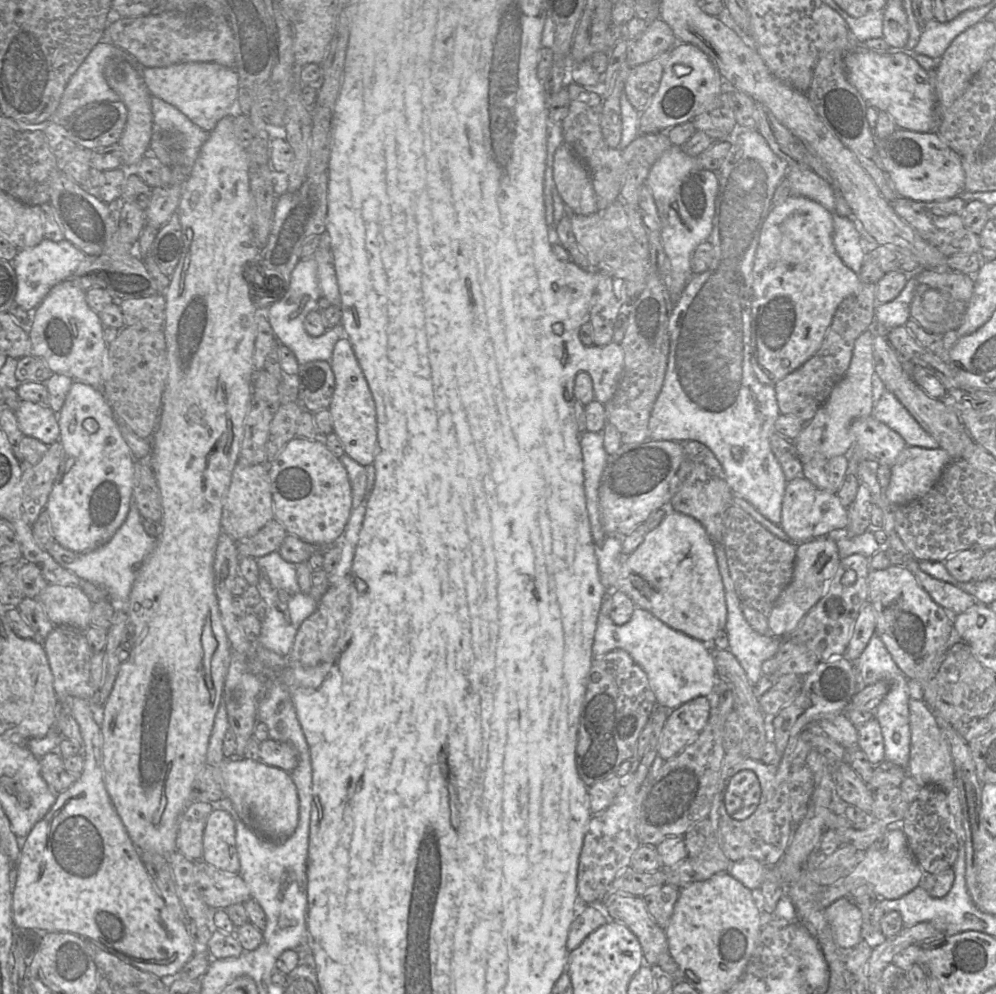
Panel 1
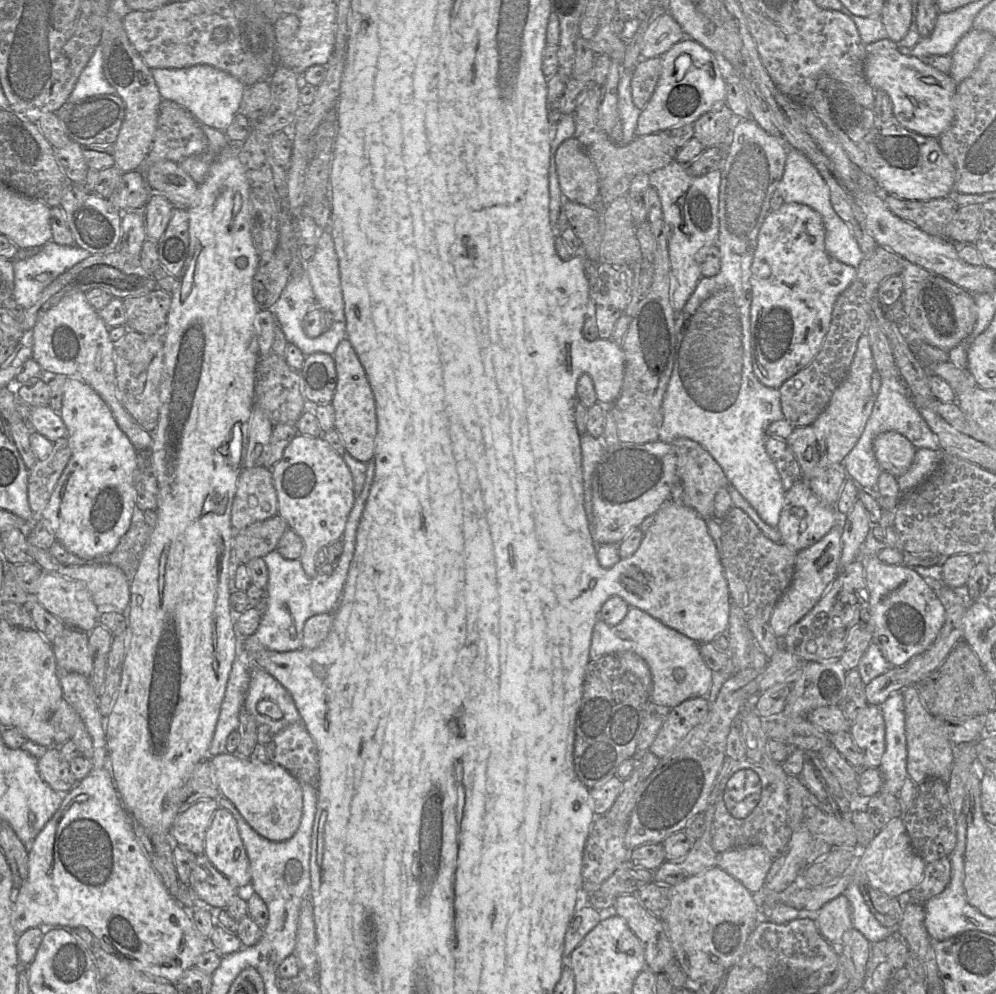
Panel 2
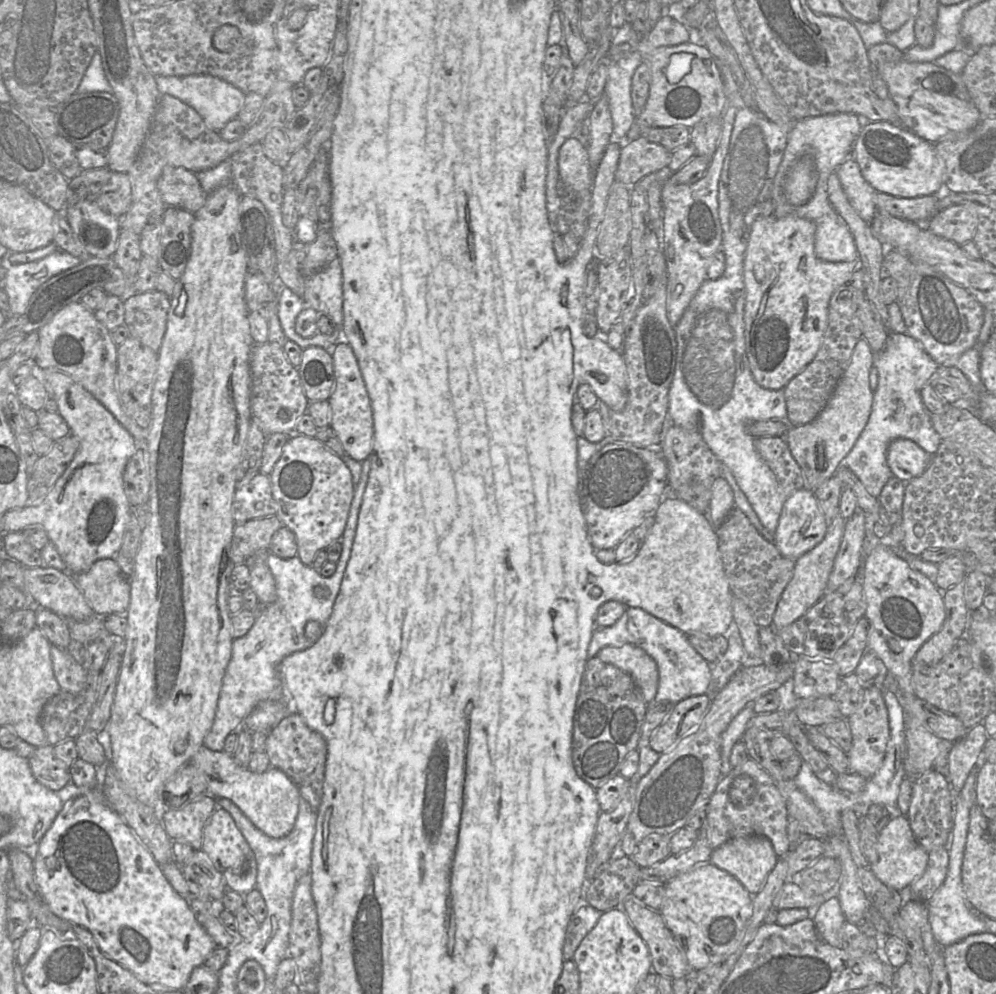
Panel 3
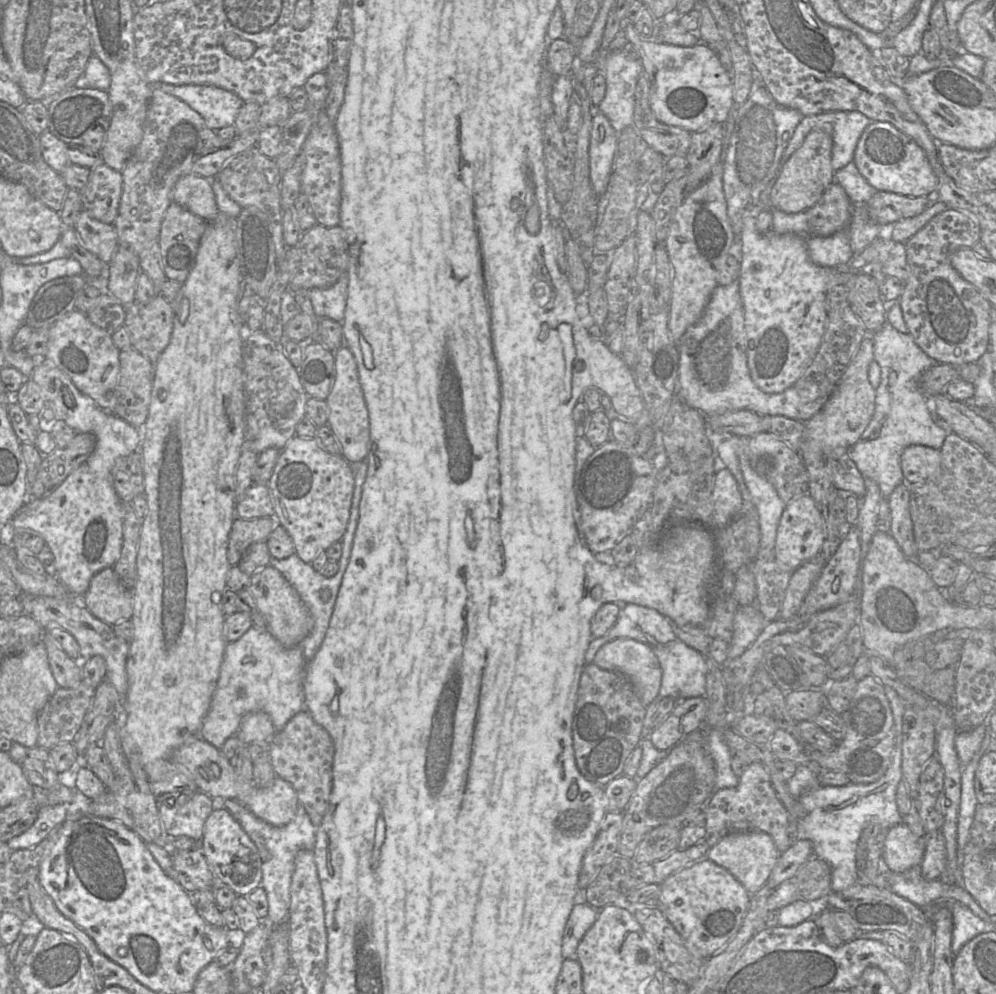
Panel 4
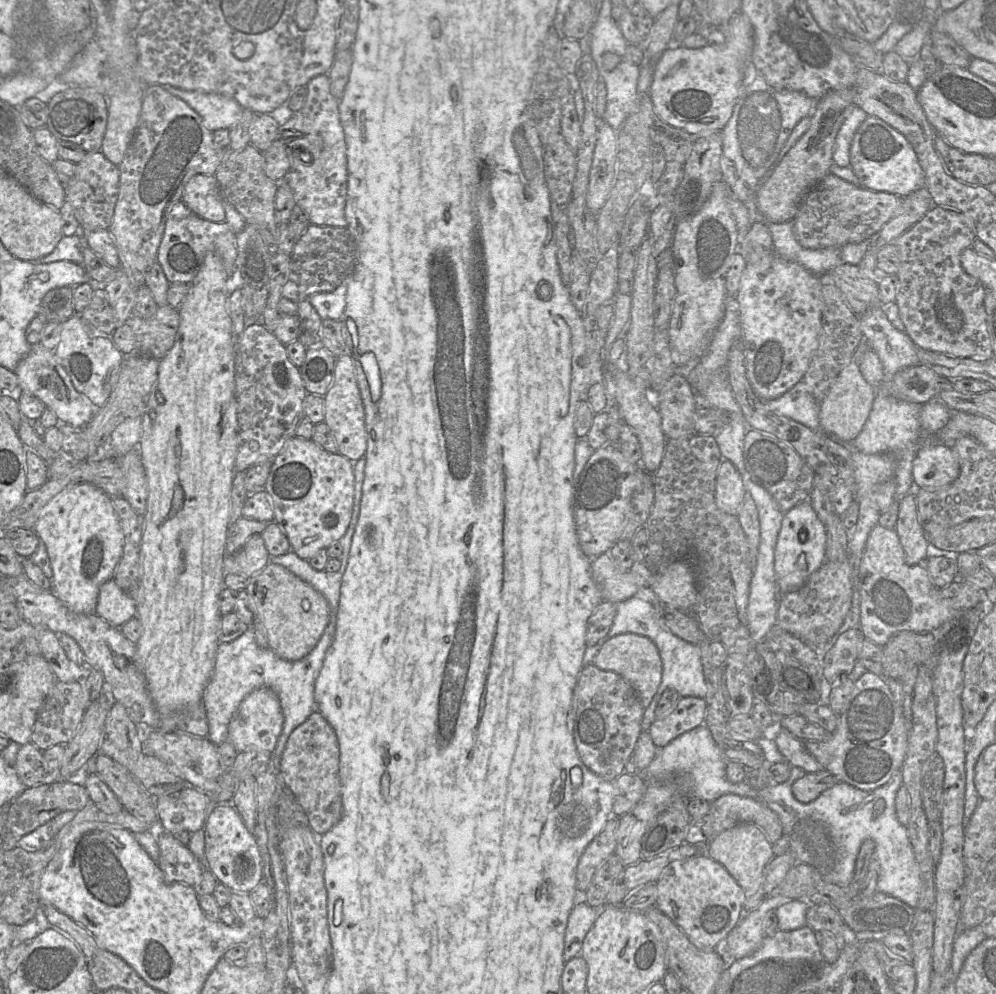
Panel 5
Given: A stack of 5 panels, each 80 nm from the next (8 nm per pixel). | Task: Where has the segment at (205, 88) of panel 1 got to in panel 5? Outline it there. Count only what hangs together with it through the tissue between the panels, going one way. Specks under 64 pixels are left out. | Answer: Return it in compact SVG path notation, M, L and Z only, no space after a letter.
M169 85L163 87L195 110L201 116L206 128L212 132L230 129L242 115L242 106L233 98L216 93L187 91Z

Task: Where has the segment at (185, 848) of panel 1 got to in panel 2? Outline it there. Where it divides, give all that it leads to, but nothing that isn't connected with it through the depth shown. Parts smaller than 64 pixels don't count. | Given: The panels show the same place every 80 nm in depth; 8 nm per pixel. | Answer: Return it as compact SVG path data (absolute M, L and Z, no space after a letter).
M210 799L196 802L181 812L169 832L172 841L196 856L203 854L206 831L218 808L217 799Z

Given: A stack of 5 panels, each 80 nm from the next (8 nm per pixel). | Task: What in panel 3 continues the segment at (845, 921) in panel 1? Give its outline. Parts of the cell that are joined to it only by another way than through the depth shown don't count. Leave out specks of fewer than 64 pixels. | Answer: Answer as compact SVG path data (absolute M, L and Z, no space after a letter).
M833 897L820 905L813 920L824 941L831 946L842 948L840 931L846 919L838 897Z

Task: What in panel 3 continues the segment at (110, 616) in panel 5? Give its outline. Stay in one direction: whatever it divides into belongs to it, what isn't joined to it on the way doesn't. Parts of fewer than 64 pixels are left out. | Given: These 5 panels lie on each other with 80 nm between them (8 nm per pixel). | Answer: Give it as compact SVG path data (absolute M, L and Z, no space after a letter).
M115 559L97 560L87 571L71 575L96 615L126 616L130 604L130 583Z

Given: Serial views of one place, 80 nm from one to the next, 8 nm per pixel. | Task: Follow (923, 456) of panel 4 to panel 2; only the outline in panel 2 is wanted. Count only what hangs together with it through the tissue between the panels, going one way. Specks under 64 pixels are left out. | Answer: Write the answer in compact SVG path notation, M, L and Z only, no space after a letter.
M886 431L875 438L873 450L881 469L899 477L910 468L917 448L902 434Z

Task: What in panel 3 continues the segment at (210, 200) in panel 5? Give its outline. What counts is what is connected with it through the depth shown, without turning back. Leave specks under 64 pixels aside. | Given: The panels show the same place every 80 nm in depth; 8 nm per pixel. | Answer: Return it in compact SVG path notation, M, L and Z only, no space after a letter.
M166 166L157 181L157 188L166 206L191 213L203 207L208 195L196 174L183 167Z

